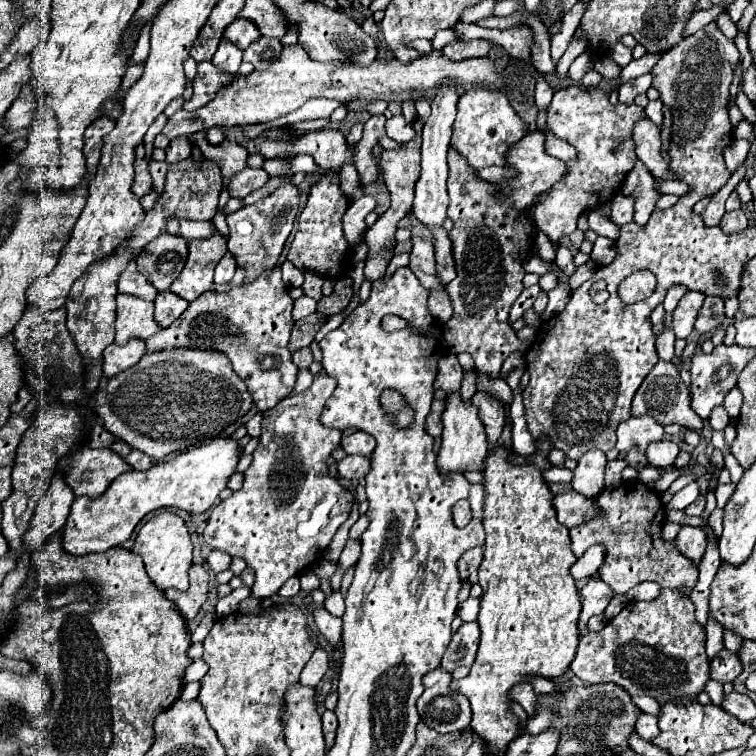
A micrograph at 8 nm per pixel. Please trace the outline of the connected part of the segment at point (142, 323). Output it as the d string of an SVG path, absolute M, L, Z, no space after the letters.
M117 295L117 335L115 345L125 345L129 339L147 339L161 331L153 317L153 303L135 295Z

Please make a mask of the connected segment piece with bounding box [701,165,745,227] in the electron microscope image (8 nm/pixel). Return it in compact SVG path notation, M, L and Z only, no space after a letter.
M741 165L741 167L729 177L729 181L713 195L711 203L709 203L707 209L701 213L705 225L711 225L711 227L713 227L713 225L719 225L719 221L721 221L721 217L723 217L723 213L725 213L725 199L729 197L729 193L735 189L735 185L737 185L743 177L745 177L745 165Z

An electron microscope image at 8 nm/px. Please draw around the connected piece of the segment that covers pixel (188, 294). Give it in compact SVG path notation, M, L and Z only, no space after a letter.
M219 231L213 233L209 239L189 241L187 263L169 289L187 301L197 299L201 293L213 287L213 271L225 251L227 237Z

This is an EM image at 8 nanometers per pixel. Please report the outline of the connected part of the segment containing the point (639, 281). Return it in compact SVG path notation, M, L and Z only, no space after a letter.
M649 270L638 271L630 275L619 285L619 297L625 303L637 303L647 299L656 288L656 277Z

